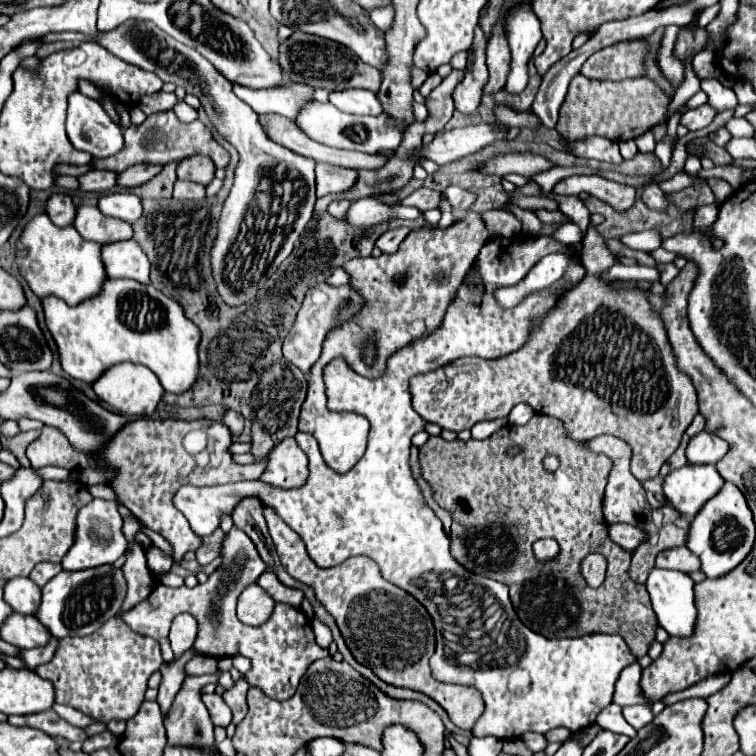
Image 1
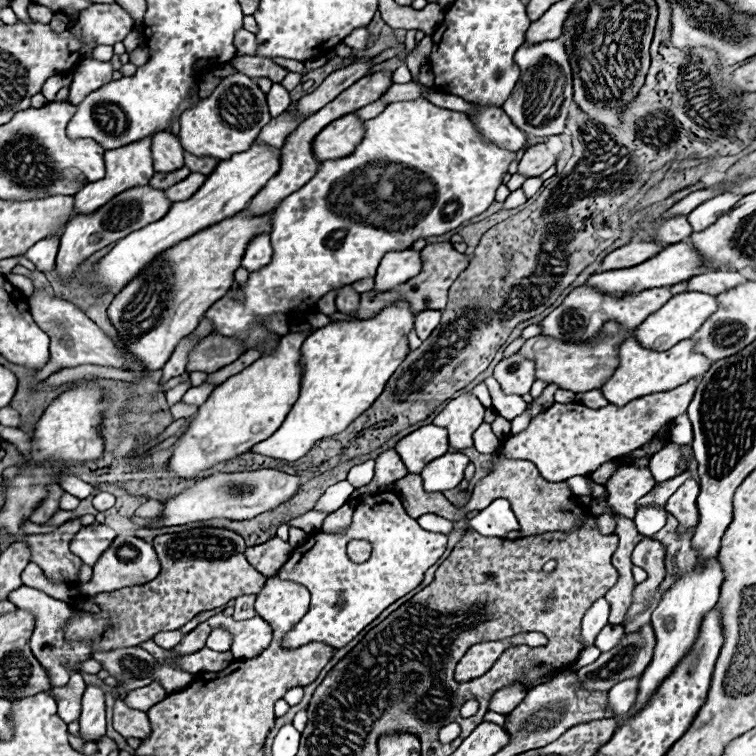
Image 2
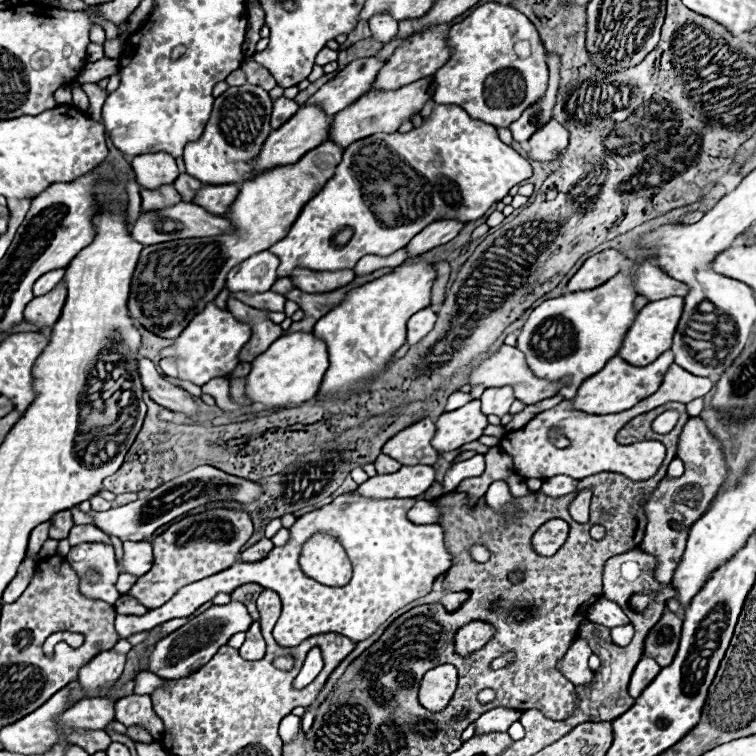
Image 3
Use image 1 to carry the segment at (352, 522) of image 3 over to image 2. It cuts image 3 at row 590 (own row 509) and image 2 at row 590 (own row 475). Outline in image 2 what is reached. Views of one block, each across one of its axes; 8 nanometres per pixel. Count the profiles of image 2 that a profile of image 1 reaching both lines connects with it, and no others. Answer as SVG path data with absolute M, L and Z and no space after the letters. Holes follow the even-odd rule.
M378 492L368 500L362 500L354 510L352 526L344 534L312 534L306 544L296 546L288 562L276 572L282 580L296 580L304 584L310 594L310 610L284 638L286 648L298 648L308 642L324 642L332 648L346 646L360 630L364 630L380 612L390 604L412 592L424 578L424 572L438 562L446 550L446 534L434 534L422 530L414 518L410 518L398 498L392 492ZM350 540L368 540L372 554L364 564L356 564L346 556L346 544ZM344 596L344 606L336 606Z

